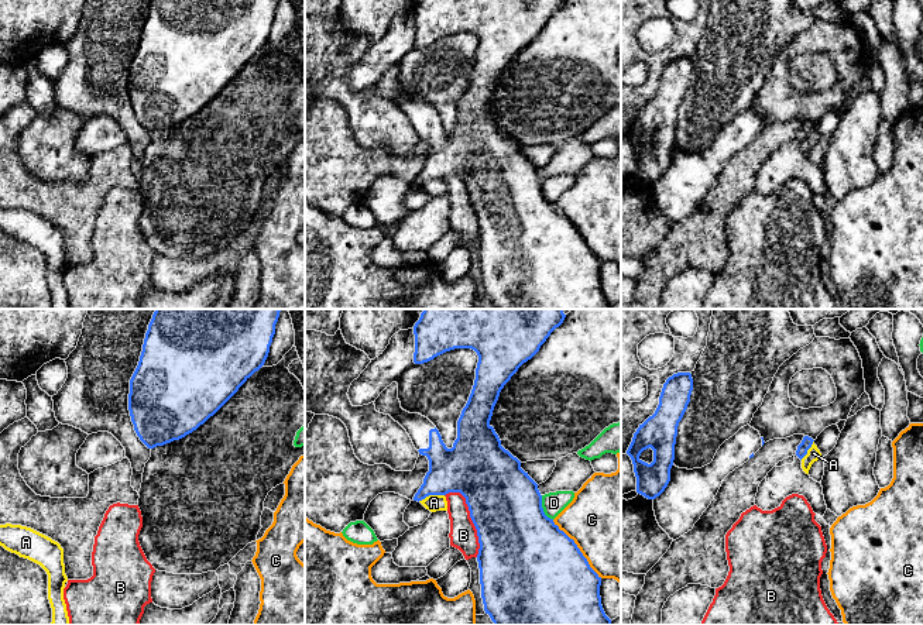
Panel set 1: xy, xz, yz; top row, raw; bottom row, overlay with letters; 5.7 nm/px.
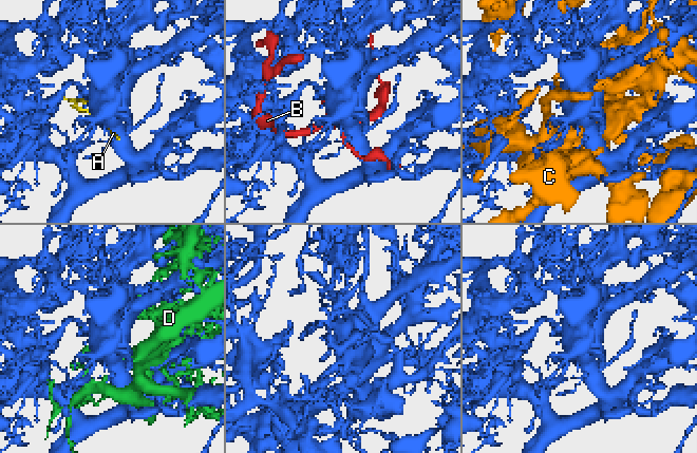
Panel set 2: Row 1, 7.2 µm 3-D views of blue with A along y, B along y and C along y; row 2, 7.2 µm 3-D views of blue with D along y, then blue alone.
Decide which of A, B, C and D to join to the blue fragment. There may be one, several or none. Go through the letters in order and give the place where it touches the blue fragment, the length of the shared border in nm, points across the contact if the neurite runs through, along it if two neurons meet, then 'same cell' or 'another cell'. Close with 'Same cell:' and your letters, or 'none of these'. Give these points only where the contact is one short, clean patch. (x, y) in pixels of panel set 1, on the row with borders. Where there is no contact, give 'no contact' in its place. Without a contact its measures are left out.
A: contact xz (431, 494); length 160 nm; another cell
B: contact xz (472, 519); length 400 nm; another cell
C: contact xz (577, 548); length 440 nm; another cell
D: contact xz (542, 508); length 160 nm; another cell
Same cell: none of these

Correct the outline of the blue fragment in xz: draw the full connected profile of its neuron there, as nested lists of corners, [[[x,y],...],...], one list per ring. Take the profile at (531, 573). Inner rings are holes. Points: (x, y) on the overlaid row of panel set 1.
[[[423,309],[414,326],[415,364],[428,363],[454,348],[471,348],[478,356],[474,385],[457,420],[457,439],[452,449],[446,447],[439,430],[428,418],[401,408],[397,382],[387,387],[374,402],[375,411],[398,422],[419,454],[429,460],[429,471],[414,501],[419,502],[429,495],[449,492],[460,492],[466,498],[480,543],[477,562],[484,611],[494,625],[611,625],[601,605],[601,577],[590,567],[574,540],[545,515],[538,484],[521,468],[521,461],[501,446],[498,435],[490,425],[504,385],[524,363],[539,351],[565,317],[563,309]]]

